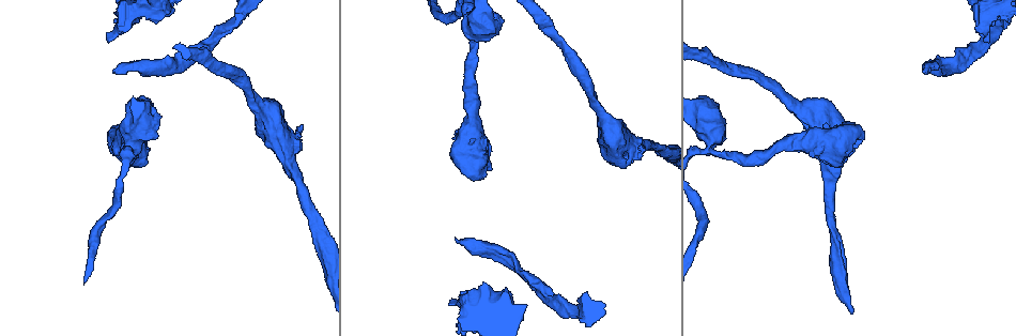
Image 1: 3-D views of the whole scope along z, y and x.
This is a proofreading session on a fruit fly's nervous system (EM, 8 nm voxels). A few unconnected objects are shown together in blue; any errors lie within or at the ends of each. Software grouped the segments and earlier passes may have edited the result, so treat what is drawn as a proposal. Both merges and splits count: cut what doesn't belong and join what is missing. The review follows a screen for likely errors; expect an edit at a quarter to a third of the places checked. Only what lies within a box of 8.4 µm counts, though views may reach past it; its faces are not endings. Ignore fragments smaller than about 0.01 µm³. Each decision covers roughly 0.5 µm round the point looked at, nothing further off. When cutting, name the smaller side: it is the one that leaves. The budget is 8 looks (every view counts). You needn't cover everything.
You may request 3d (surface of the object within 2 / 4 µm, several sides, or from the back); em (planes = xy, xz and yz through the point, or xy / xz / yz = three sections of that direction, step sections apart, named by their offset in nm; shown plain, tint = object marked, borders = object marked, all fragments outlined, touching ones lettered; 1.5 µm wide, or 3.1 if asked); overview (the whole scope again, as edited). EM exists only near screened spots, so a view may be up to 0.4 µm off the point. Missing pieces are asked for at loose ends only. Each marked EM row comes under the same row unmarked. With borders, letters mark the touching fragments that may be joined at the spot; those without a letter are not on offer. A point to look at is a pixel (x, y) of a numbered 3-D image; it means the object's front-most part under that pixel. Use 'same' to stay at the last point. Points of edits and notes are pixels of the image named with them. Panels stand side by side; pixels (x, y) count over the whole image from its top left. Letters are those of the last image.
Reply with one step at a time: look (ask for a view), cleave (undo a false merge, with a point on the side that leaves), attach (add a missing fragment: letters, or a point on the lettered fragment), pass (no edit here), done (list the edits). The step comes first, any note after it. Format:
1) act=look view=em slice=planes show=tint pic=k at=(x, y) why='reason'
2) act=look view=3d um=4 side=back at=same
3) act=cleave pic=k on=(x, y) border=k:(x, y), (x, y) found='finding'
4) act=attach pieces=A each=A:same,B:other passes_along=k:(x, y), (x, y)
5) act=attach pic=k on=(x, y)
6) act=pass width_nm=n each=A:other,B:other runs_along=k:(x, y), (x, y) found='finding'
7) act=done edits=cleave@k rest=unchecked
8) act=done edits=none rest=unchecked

act=look view=em slice=planes show=borders pic=1 at=(469, 301) why='thick turns thin'

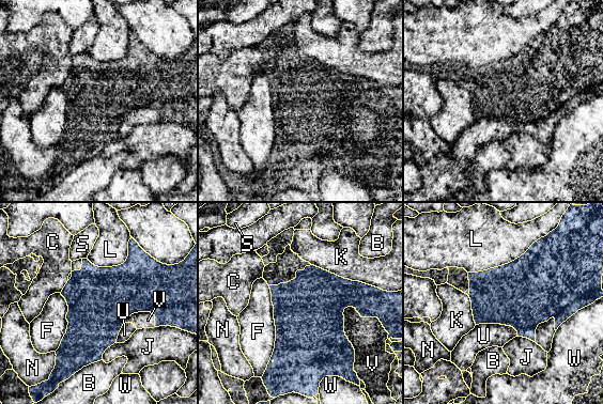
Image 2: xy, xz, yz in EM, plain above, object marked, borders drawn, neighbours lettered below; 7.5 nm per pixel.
act=pass width_nm=480 longest_contact=F:650nm each=B:other,C:other,F:other,J:other,K:other,L:other,N:other,S:other,U:other,V:other,W:other found='all the same cell'

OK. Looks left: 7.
act=look view=em um=3.1 slice=planes show=borders pic=1 at=(924, 73) why='long arm stops here'

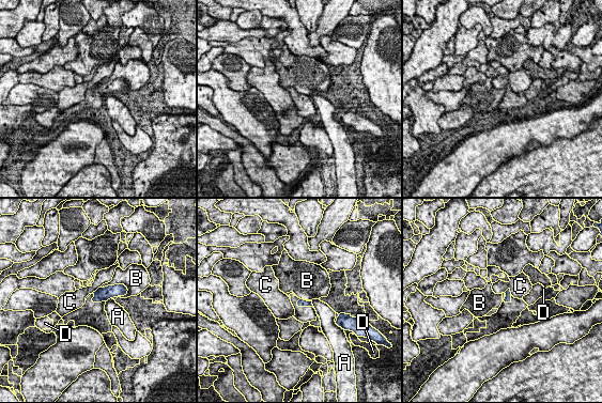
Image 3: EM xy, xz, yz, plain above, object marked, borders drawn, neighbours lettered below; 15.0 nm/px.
act=pass longest_contact=B:440nm each=A:other,B:other,C:other,D:other found='no lettered fragment goes on from it'

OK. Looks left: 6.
act=look view=em slice=planes show=tint pic=1 at=(133, 146) why='sharp bend'

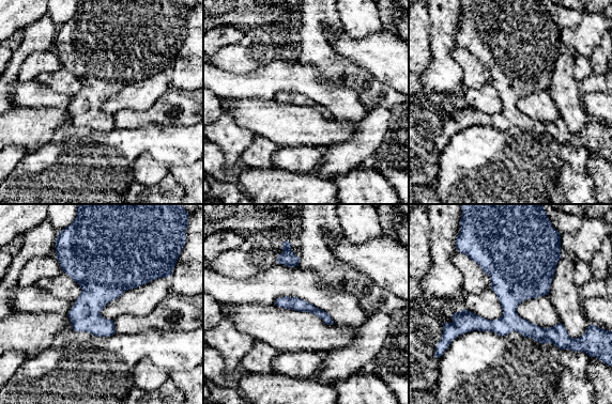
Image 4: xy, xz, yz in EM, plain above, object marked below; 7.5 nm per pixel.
act=look view=em slice=planes show=borders at=same

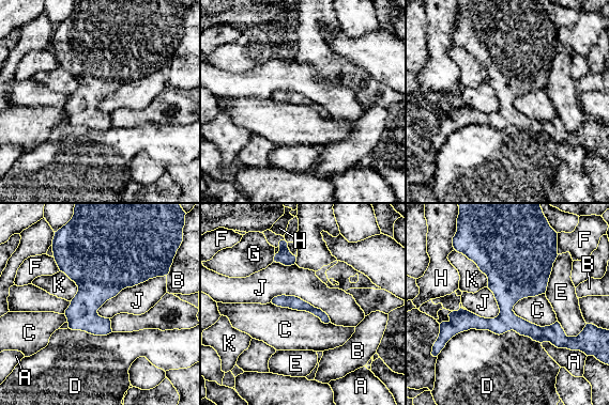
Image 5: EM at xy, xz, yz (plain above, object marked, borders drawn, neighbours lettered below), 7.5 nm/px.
act=pass longest_contact=D:700nm each=A:other,B:other,C:other,D:other,E:other,F:other,G:other,H:other,J:other,K:other border=5:(512, 309), (541, 326), (557, 322) found='one cell here'

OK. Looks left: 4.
act=done edits=none rest=unchecked

